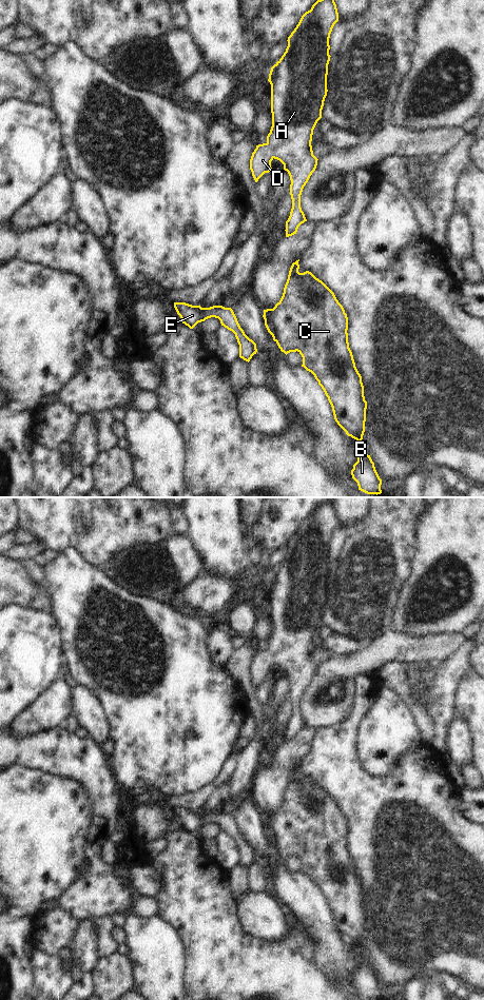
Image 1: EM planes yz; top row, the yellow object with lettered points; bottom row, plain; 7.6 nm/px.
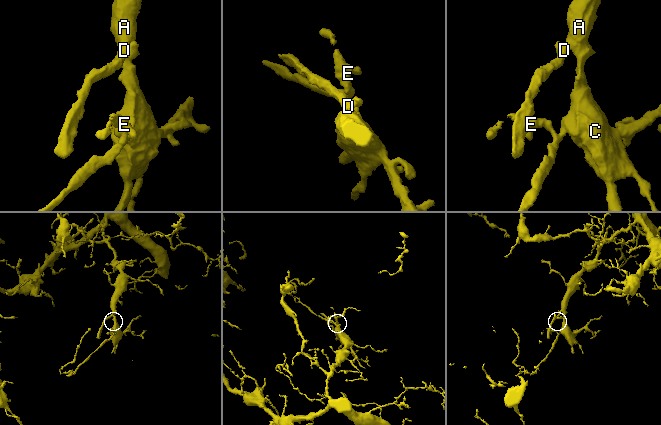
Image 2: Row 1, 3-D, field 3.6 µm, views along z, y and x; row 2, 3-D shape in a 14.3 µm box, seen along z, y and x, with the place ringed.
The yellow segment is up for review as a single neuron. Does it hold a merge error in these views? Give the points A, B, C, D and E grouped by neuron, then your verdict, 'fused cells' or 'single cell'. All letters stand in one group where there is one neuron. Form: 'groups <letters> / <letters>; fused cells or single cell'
groups A B C D E; single cell

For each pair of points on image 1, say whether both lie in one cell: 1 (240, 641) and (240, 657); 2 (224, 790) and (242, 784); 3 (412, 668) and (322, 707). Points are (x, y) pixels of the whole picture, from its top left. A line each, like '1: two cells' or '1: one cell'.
1: two cells
2: two cells
3: two cells

